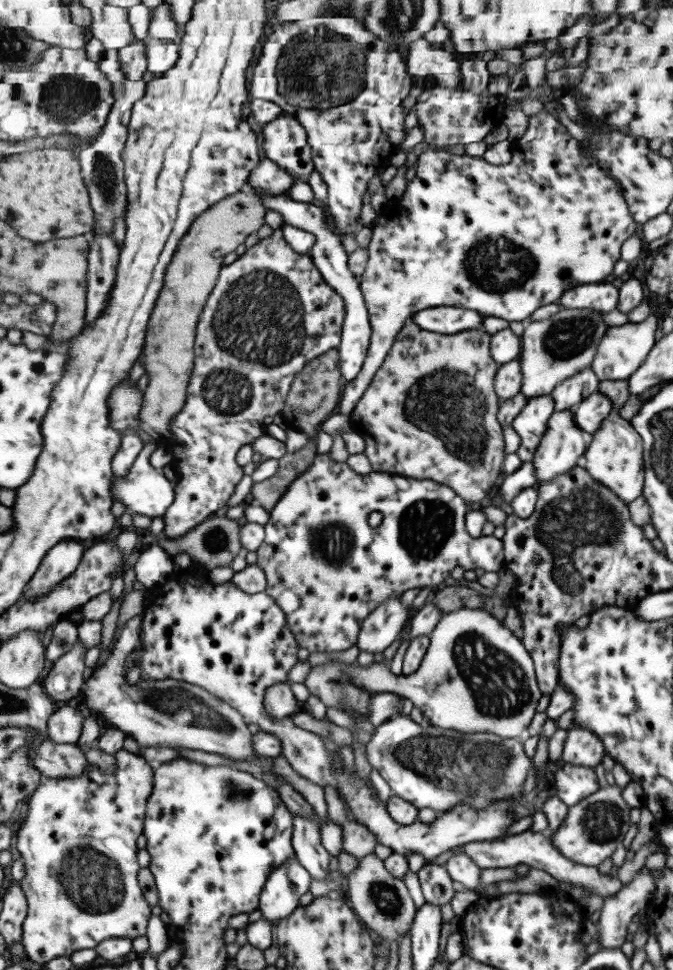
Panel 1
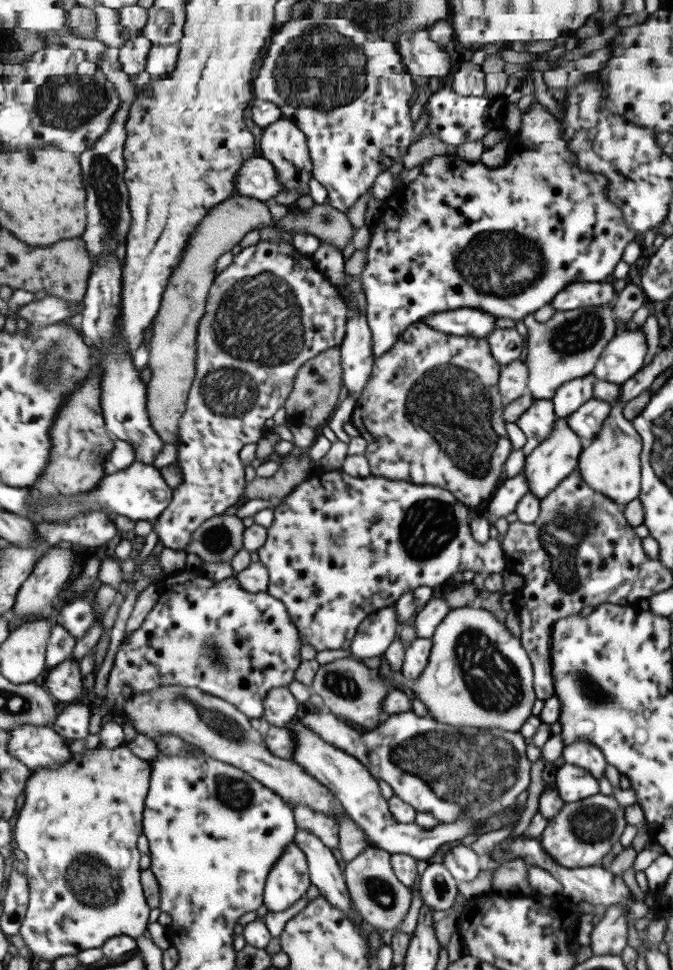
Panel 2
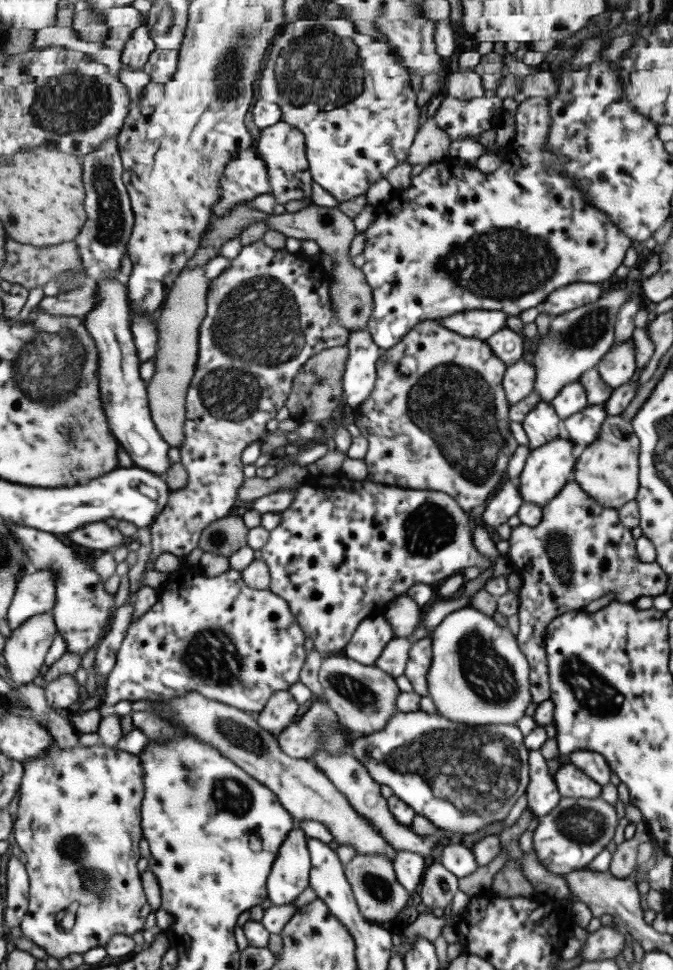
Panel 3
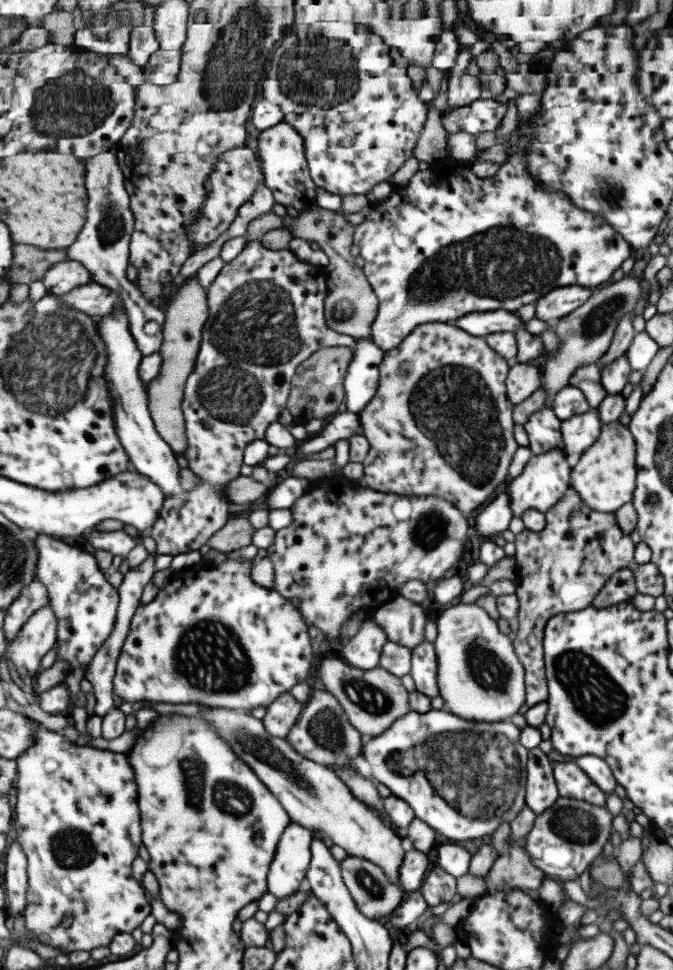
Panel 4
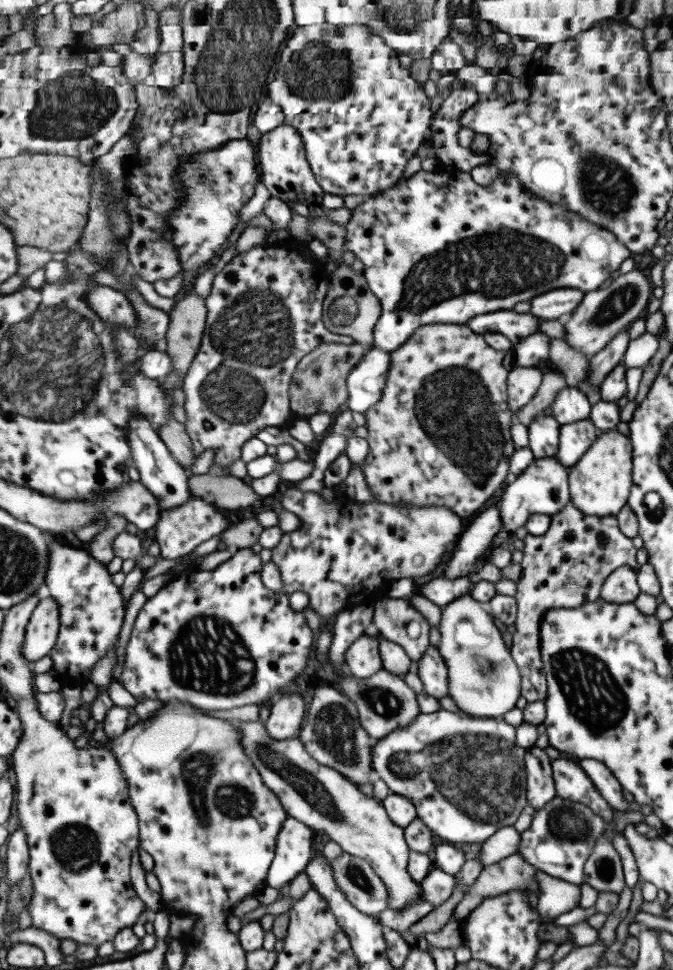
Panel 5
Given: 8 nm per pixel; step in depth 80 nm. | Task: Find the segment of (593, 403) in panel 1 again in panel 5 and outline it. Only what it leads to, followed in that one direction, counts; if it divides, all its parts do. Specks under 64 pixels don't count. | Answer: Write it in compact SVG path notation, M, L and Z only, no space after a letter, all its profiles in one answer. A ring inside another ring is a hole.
M589 418L561 426L555 460L563 465L565 472L583 456L599 433Z

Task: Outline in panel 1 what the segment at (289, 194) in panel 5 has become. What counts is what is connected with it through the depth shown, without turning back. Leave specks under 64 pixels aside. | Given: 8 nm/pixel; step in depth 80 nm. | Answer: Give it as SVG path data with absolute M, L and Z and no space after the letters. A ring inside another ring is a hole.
M284 114L263 126L261 136L265 156L307 183L316 166L303 123L298 118Z

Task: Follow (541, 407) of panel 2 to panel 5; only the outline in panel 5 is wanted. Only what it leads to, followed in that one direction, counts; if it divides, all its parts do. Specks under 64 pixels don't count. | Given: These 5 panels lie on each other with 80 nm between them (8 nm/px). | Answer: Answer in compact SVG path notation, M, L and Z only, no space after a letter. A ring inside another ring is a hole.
M552 415L534 416L526 426L528 432L529 451L533 459L551 458L558 453L558 434L561 432L560 424Z

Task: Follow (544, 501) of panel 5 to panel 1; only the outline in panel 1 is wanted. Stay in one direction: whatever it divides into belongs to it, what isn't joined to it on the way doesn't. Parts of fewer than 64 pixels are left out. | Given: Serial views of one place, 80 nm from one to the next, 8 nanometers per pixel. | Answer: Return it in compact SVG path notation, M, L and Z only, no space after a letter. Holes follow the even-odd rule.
M574 407L553 411L547 419L545 432L530 461L535 468L535 487L543 482L554 481L559 474L567 474L576 466L583 467L583 453L589 444L588 439L587 434L574 421Z

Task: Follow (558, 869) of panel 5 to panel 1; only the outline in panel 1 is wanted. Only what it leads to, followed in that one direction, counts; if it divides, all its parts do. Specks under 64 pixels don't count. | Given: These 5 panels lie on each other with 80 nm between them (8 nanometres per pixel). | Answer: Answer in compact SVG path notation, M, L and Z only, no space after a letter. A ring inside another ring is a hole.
M615 783L606 785L569 806L559 828L547 833L554 848L566 859L583 866L596 867L604 858L609 858L632 825L629 821L630 807L623 801L621 791Z

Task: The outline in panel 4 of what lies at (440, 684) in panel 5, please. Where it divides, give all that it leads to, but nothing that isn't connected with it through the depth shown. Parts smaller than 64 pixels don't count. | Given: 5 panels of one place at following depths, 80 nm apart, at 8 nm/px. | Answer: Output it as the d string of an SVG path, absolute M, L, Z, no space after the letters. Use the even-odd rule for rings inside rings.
M423 641L412 650L410 676L416 682L416 690L431 698L440 695L438 666L438 653L434 643Z

